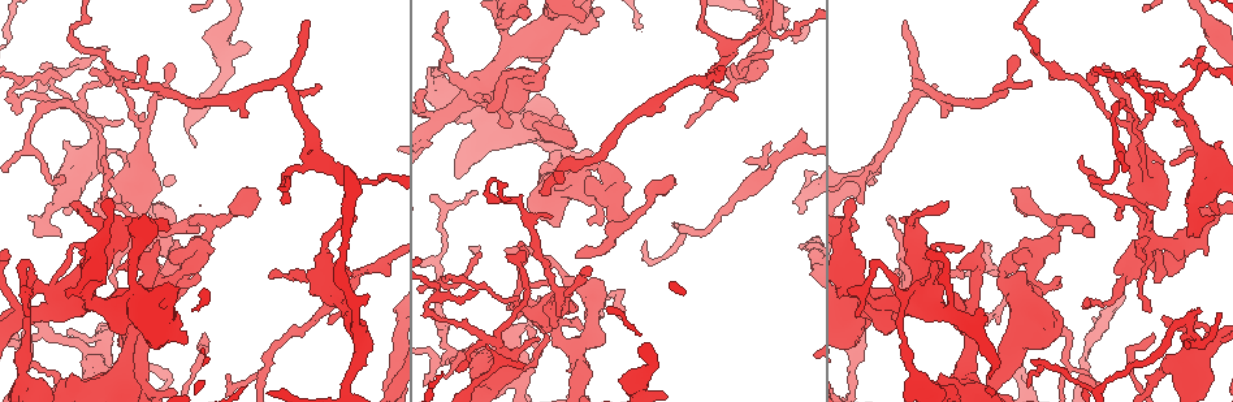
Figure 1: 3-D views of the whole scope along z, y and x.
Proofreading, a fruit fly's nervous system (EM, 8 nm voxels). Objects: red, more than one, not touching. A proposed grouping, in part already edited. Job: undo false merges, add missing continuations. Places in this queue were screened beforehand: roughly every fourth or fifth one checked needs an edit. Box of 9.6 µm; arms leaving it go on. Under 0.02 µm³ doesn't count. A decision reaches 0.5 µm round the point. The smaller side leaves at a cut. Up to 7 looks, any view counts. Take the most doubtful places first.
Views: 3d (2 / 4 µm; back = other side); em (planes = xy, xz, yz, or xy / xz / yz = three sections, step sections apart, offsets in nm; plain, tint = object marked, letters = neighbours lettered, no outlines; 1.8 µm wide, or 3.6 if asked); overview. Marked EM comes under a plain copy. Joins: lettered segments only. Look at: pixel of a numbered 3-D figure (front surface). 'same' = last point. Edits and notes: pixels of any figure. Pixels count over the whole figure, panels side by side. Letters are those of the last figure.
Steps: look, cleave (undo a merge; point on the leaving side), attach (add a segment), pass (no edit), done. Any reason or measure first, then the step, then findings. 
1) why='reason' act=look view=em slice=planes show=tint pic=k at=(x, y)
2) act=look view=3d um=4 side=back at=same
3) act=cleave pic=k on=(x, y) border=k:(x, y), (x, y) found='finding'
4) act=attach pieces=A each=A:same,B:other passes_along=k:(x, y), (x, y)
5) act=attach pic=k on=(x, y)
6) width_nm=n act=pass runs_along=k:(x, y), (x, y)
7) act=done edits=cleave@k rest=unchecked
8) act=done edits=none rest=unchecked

why='branch stops here' act=look view=3d um=4 pic=1 at=(905, 21)

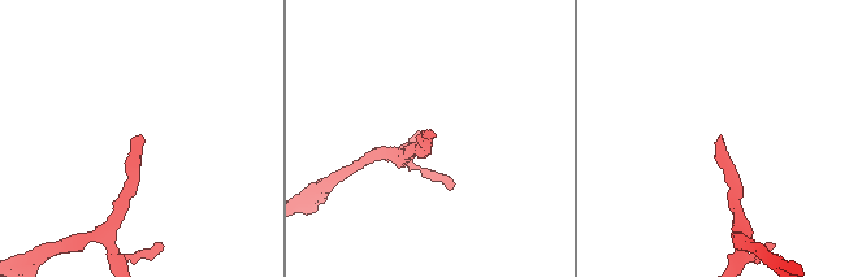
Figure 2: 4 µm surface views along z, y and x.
why='now the EM' act=look view=em slice=planes show=letters pic=2 at=(721, 137)

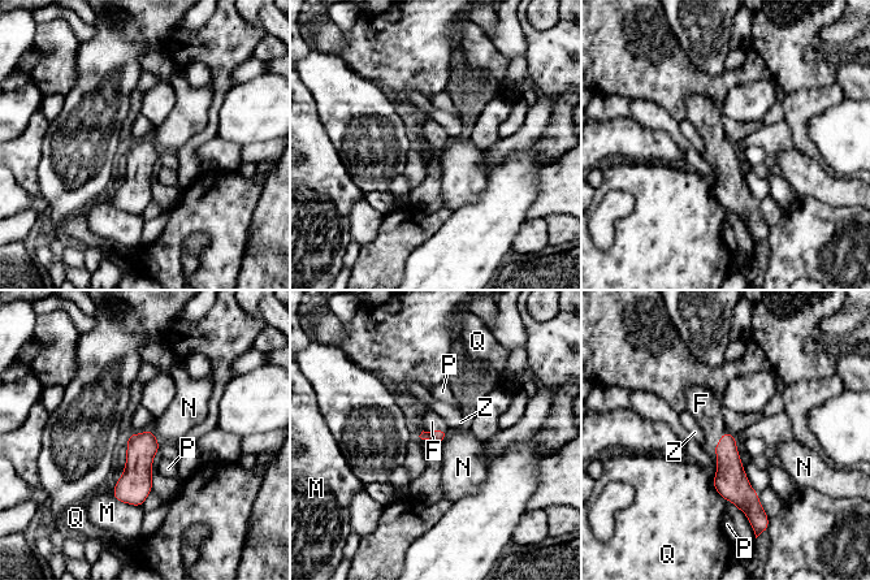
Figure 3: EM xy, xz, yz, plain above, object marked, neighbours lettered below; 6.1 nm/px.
act=attach pieces=F each=F:same,M:other,N:other,P:other,Q:other,Z:other passes_along=3:(437, 436), (437, 429), (432, 421) found='it goes on there'

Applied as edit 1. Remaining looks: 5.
act=look view=overview

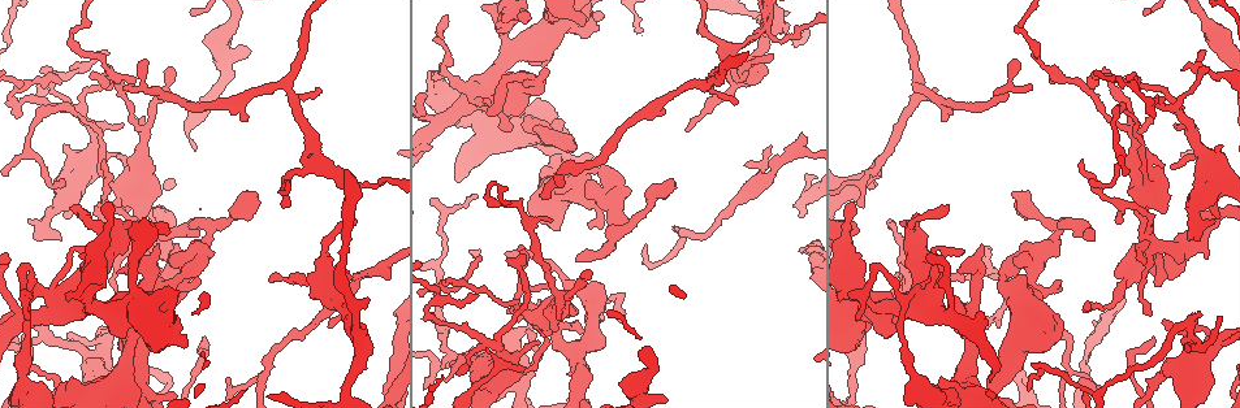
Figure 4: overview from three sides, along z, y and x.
why='abrupt turn' act=look view=3d um=4 pic=4 at=(135, 301)

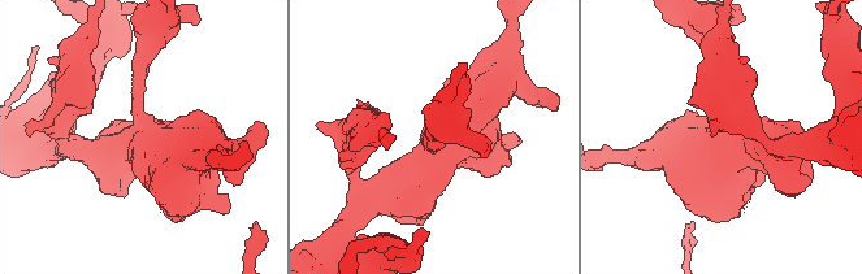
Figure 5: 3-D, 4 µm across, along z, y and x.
act=look view=em um=3.6 slice=yz step=16 show=letters pic=5 at=(142, 137)

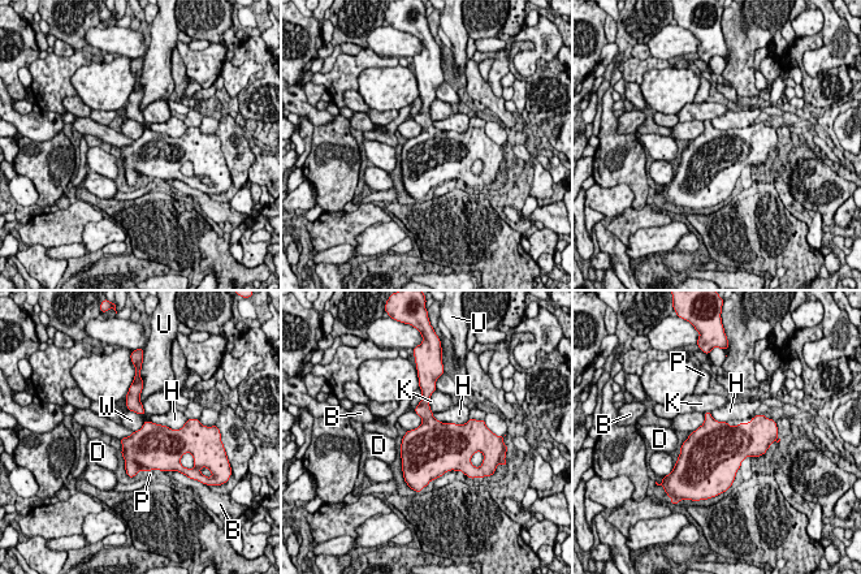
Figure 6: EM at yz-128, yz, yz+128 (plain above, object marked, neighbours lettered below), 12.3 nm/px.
act=pass each=B:other,D:other,H:other,K:other,P:other,U:other,W:other border=6:(414, 410), (420, 423), (406, 431) found='one neuron here'

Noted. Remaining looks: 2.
why='calibre changes' act=look view=em um=3.6 slice=xy step=4 show=tint pic=4 at=(56, 301)

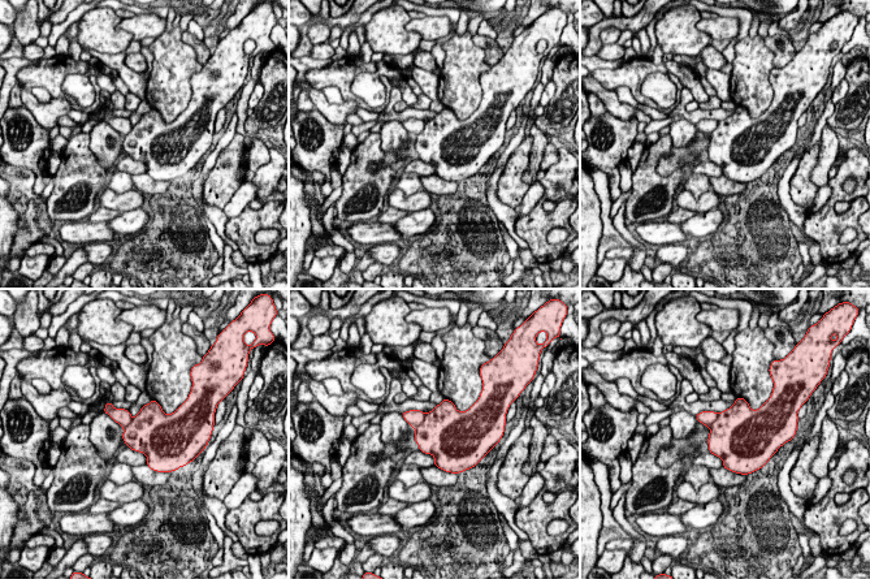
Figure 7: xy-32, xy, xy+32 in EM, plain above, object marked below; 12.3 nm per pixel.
act=look view=em um=3.6 slice=planes show=letters at=same

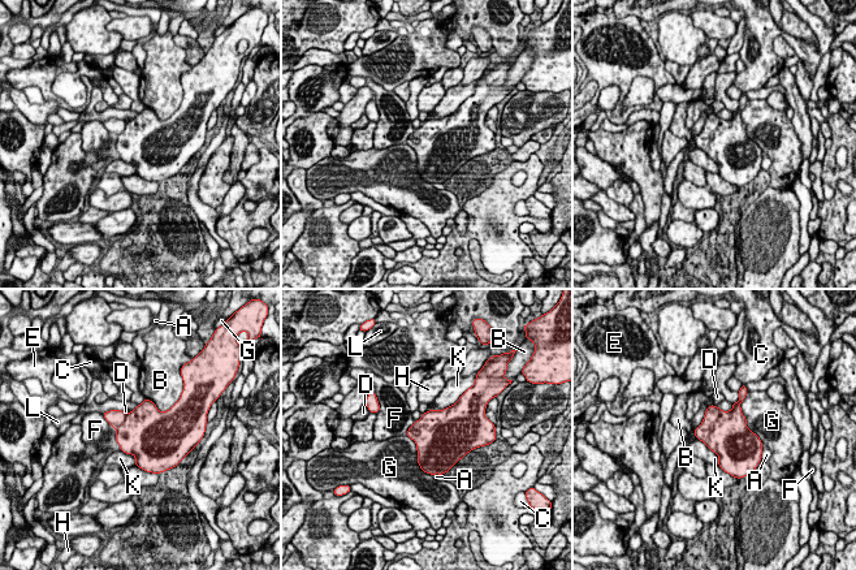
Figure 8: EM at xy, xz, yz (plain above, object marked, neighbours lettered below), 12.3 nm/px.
act=cleave pic=8 on=(115, 418) each=A:other,B:other,C:other,D:other,E:other,F:other,G:other,H:other,K:other,L:other border=8:(126, 415), (116, 428) found='a second neuron is stuck on'

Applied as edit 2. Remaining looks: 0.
act=done edits=attach@3,cleave@8 rest=unchecked

